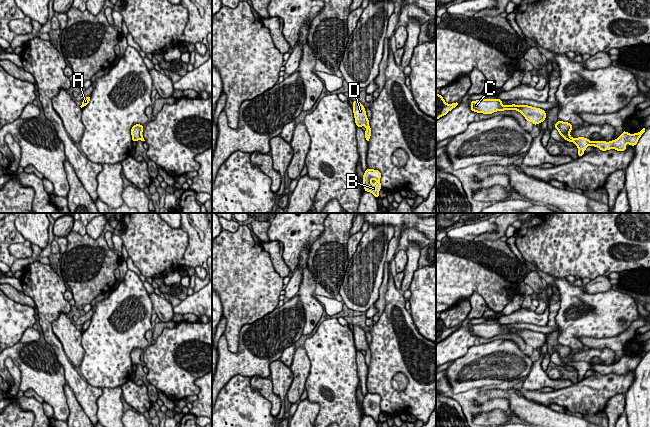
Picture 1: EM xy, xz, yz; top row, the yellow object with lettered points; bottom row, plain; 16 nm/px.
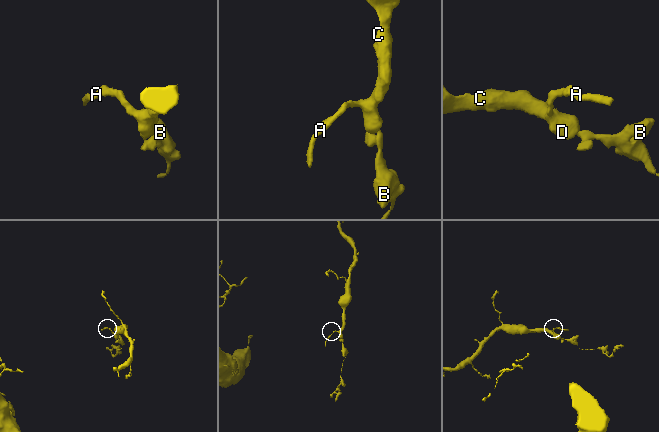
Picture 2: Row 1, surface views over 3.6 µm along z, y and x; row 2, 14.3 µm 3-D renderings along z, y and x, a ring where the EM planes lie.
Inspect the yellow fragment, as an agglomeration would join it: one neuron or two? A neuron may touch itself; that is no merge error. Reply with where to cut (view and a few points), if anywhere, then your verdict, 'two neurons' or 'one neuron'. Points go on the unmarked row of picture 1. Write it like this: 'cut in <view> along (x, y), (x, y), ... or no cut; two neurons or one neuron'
no cut; one neuron

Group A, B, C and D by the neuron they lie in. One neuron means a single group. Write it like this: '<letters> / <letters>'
A B C D

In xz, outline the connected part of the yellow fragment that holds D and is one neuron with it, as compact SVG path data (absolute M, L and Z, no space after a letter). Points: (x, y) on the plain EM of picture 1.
M353 325L353 337L355 342L355 347L357 351L366 351L365 362L369 366L371 360L371 352L369 350L369 344L366 339L365 331L358 325Z

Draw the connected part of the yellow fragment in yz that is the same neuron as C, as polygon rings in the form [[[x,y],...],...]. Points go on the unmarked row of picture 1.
[[[481,323],[471,325],[471,335],[483,338],[492,338],[497,335],[516,334],[520,336],[528,346],[534,349],[542,347],[546,343],[546,337],[543,333],[528,329],[503,329],[502,324],[497,323]]]

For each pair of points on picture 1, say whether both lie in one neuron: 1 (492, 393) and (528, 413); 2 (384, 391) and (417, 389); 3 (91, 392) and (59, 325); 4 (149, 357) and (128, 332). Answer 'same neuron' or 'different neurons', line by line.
1: same neuron
2: same neuron
3: different neurons
4: different neurons

